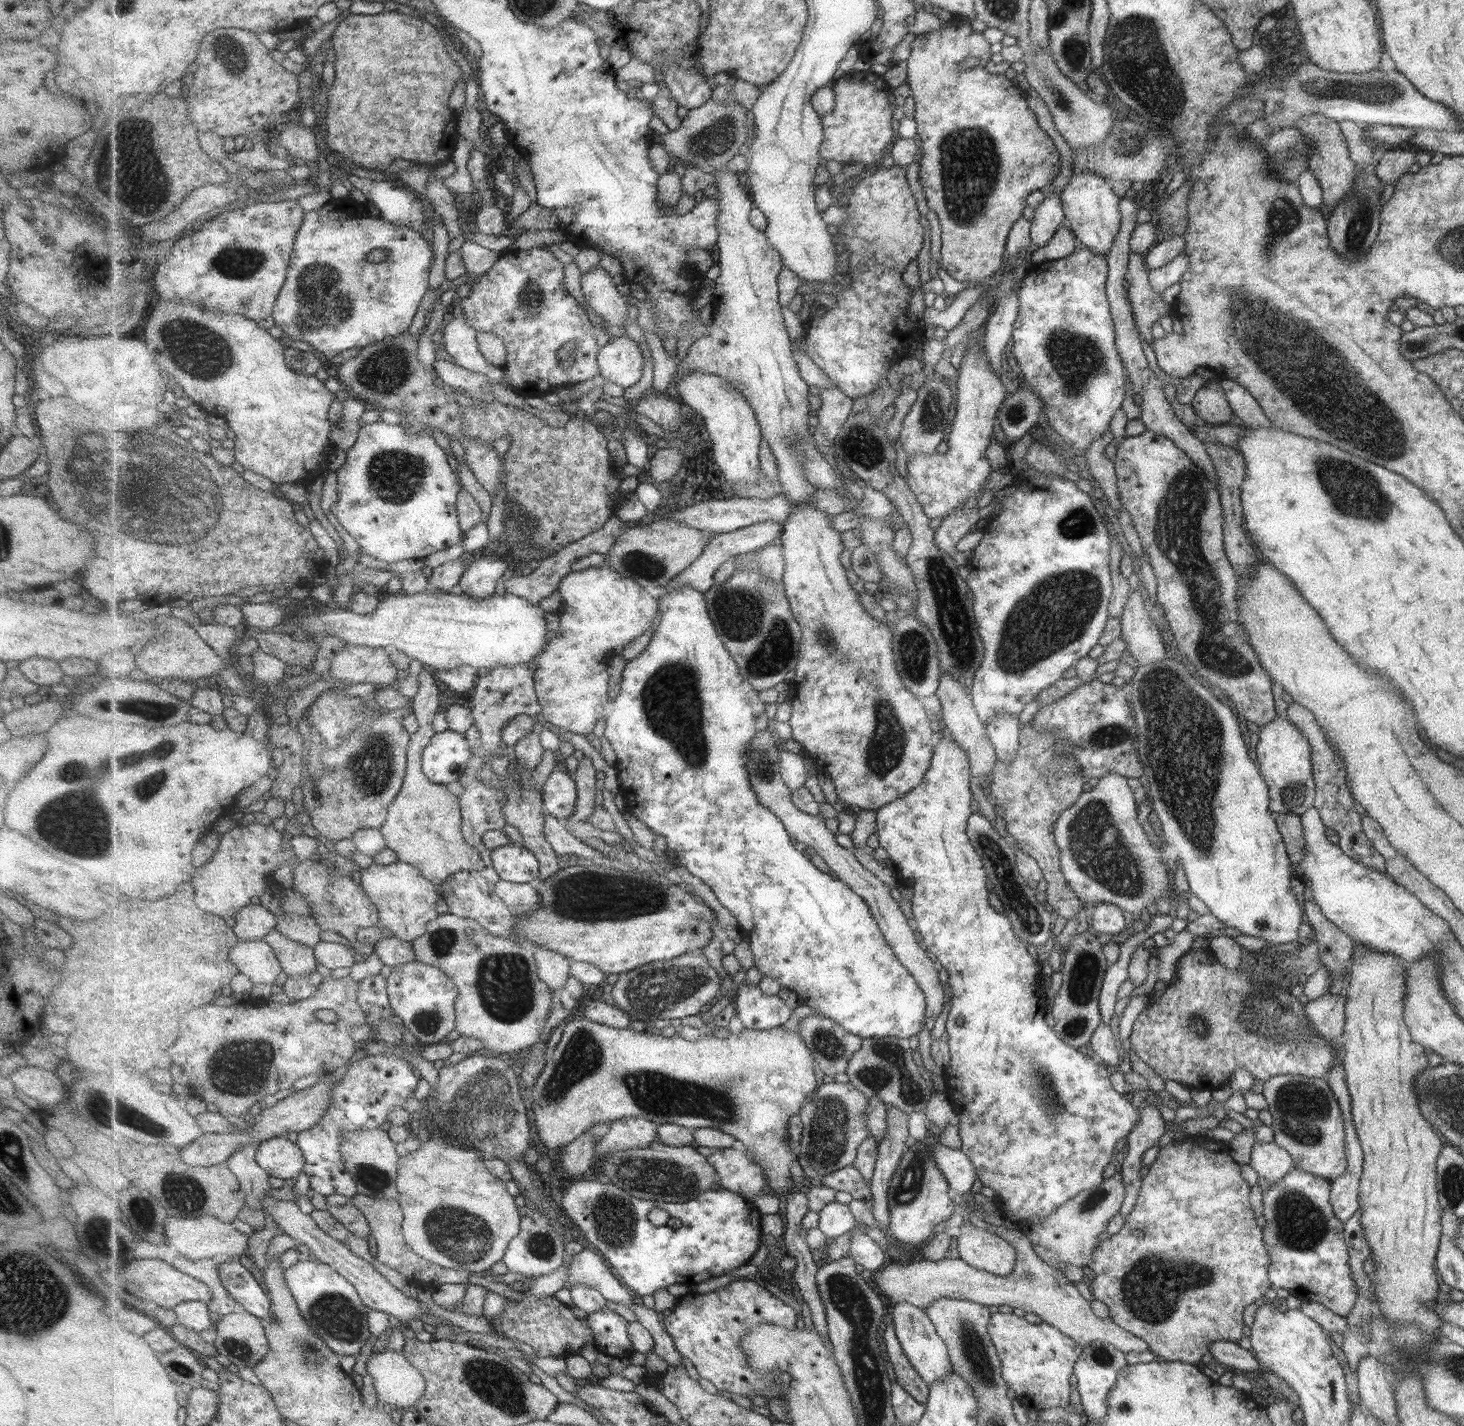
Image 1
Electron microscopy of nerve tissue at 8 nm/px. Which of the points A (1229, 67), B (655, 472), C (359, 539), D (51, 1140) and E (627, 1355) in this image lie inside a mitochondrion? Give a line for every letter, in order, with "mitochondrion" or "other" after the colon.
A: other
B: other
C: other
D: other
E: other

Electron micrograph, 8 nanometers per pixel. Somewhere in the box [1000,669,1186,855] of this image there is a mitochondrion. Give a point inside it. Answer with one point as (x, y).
(1108, 737)

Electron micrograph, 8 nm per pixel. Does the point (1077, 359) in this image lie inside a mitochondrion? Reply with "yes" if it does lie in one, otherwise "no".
yes

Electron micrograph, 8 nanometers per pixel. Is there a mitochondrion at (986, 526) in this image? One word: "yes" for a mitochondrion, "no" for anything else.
no

